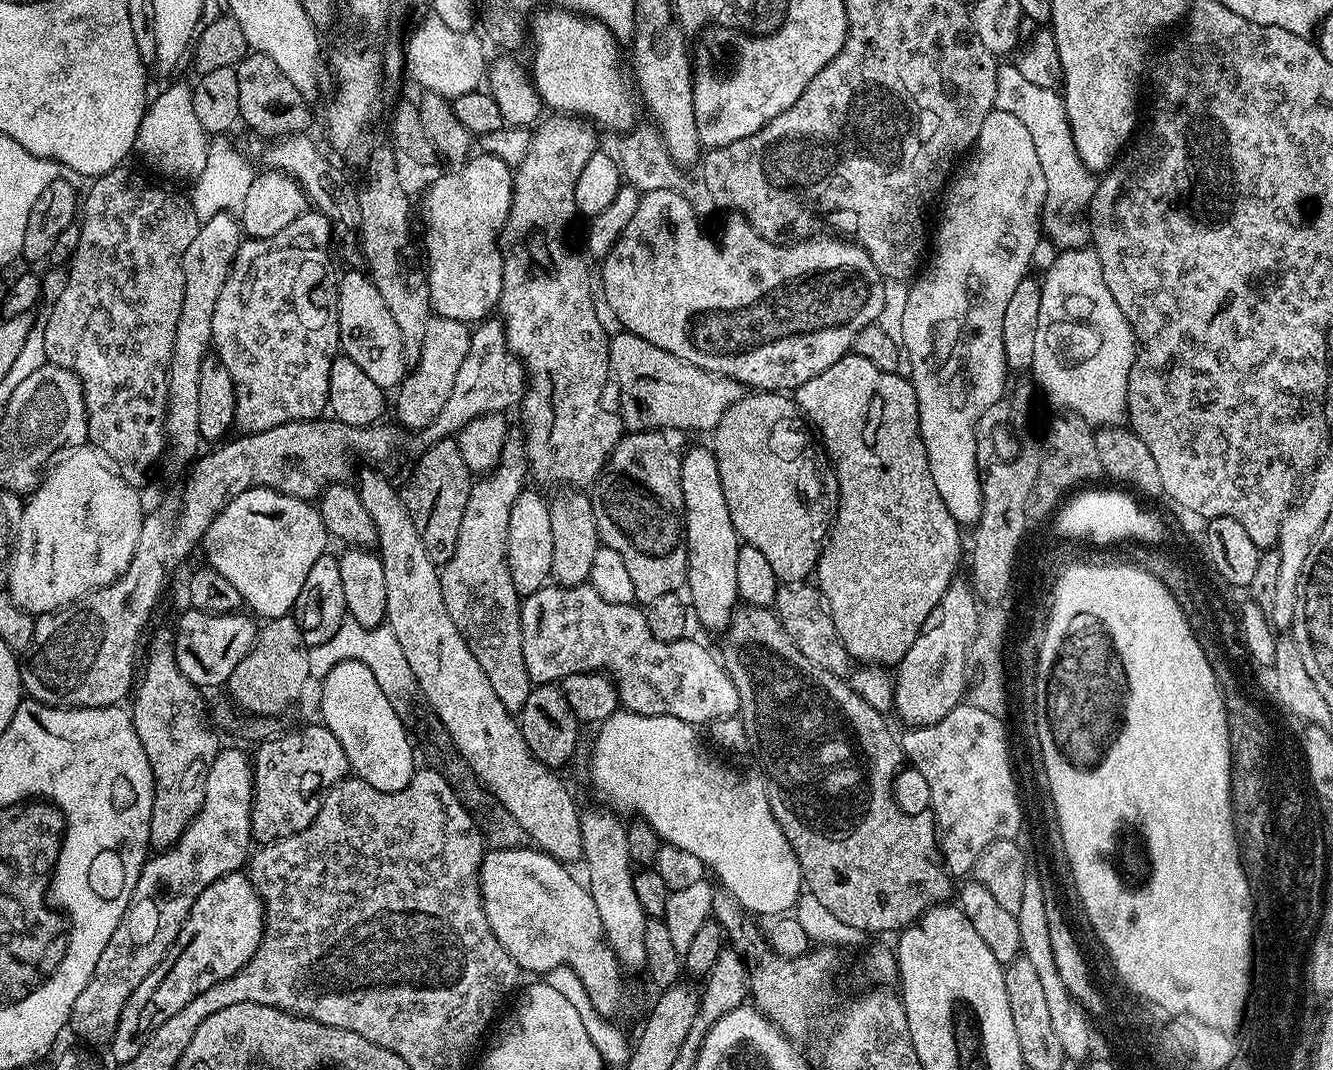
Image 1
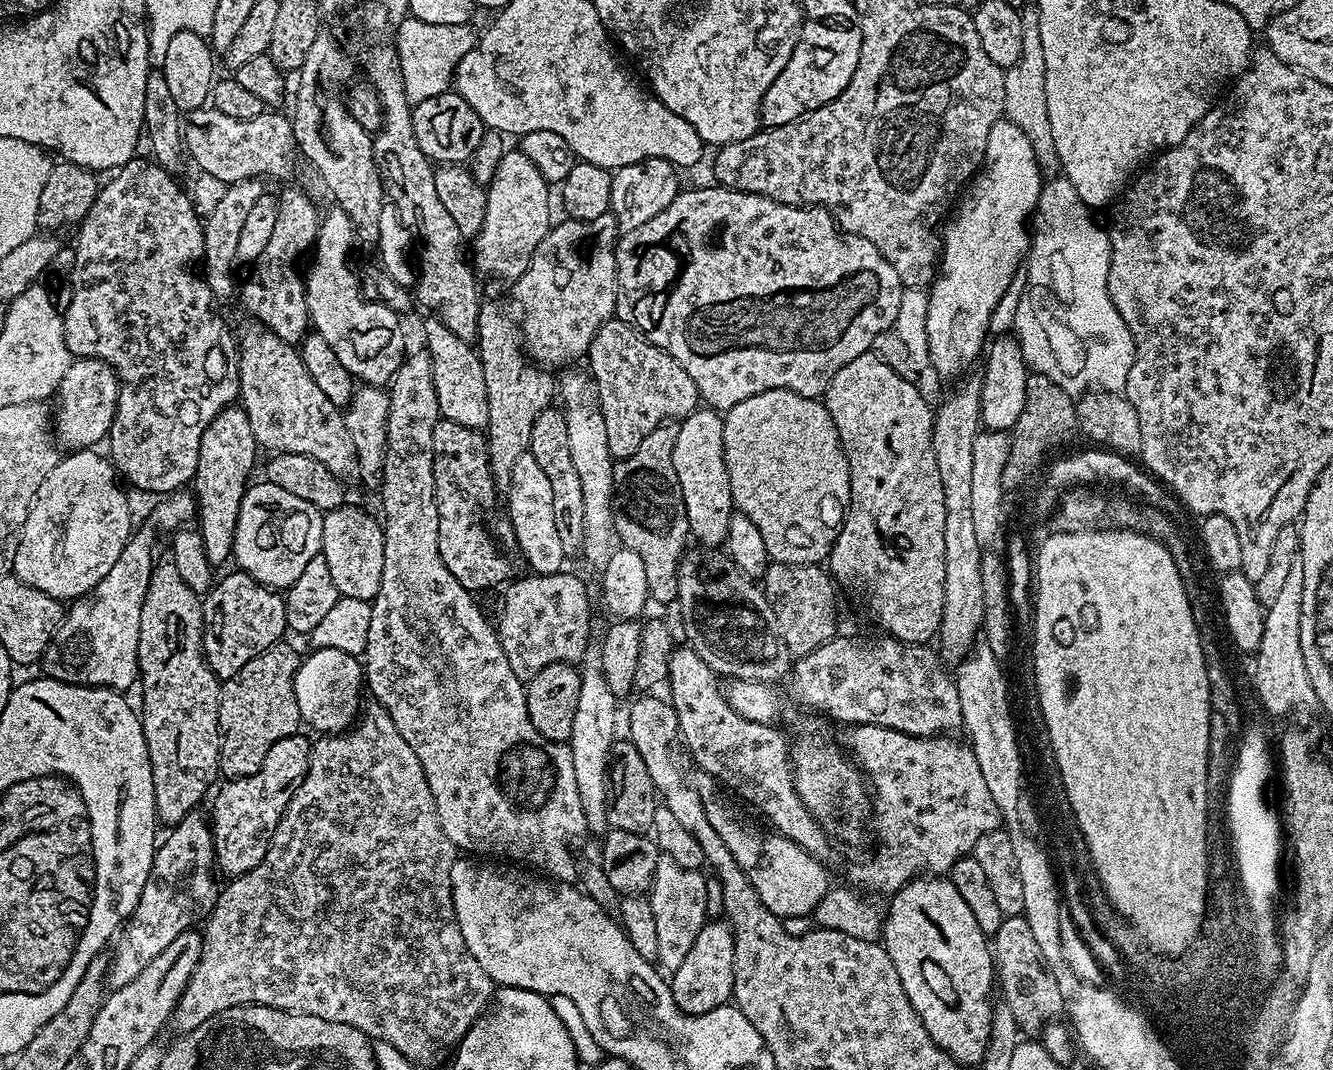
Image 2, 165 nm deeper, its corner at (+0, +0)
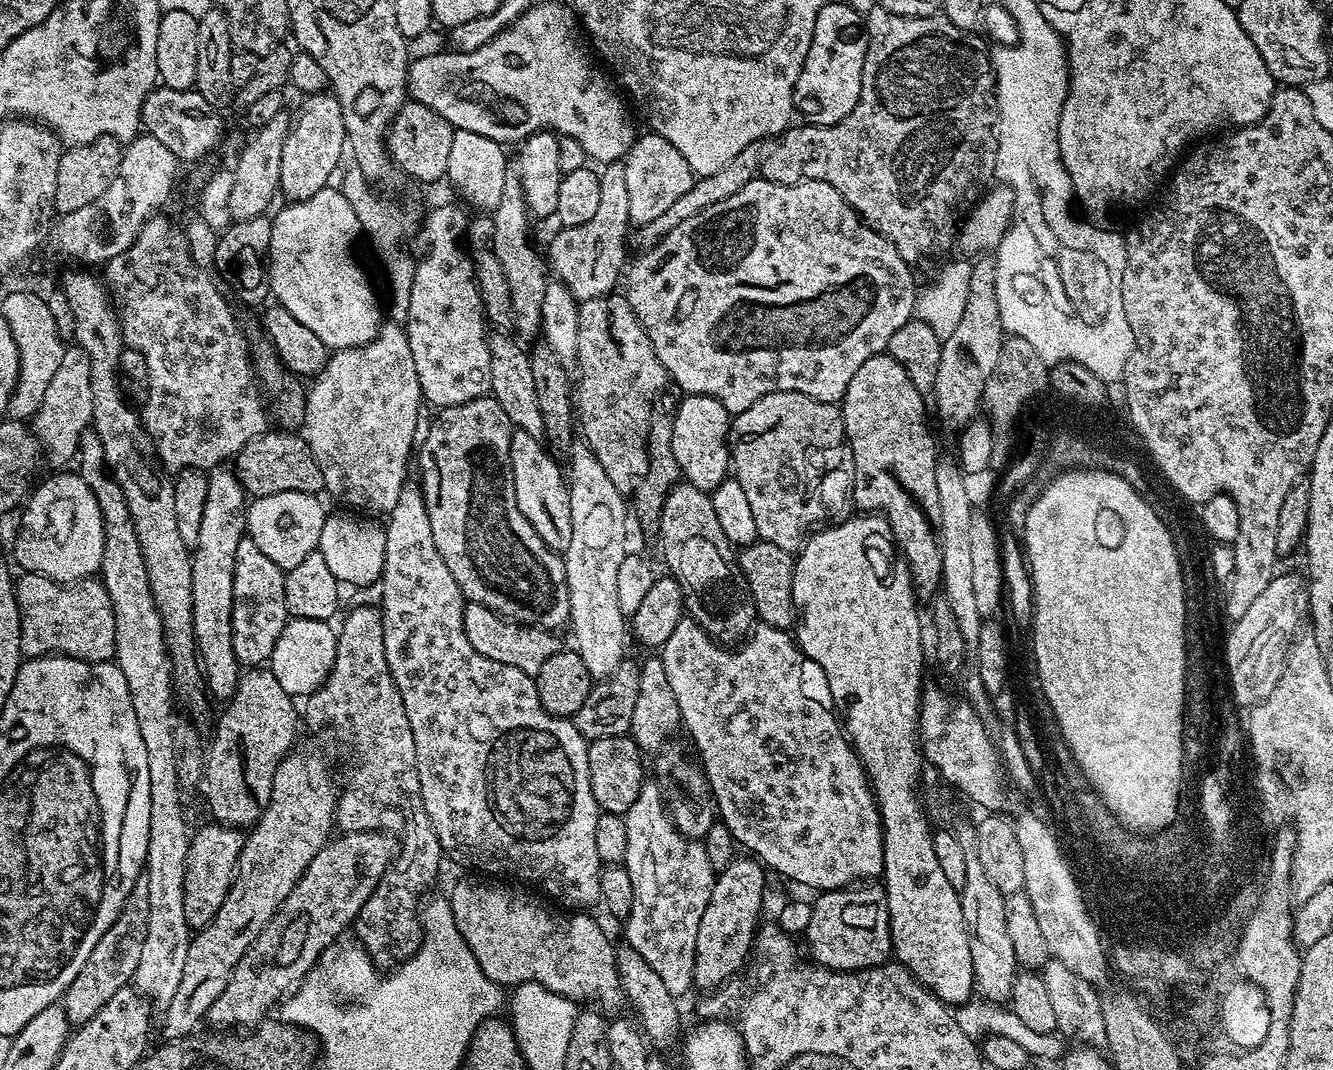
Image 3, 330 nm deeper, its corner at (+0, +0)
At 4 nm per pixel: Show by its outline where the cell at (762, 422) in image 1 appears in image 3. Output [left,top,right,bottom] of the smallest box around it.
[730,392,854,554]

